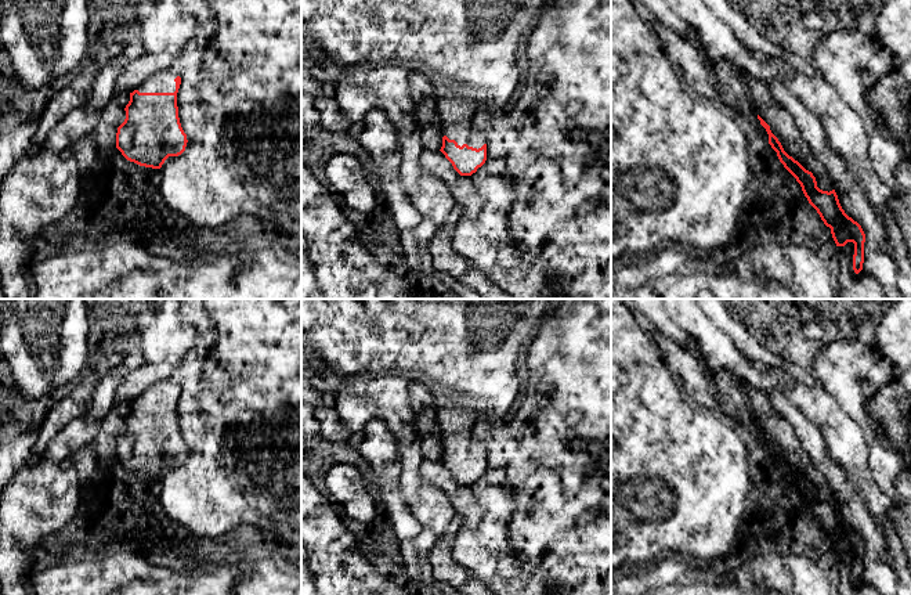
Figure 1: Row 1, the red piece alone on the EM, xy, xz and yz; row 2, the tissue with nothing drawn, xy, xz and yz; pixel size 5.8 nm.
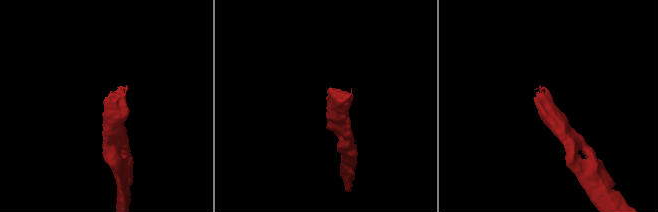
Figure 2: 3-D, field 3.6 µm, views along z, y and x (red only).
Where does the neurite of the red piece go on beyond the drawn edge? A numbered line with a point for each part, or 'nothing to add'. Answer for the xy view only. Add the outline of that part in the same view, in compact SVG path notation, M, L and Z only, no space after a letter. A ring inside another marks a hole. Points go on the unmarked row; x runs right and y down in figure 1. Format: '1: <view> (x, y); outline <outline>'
1: xy (162, 392); outline M165 379L153 383L144 393L138 396L140 403L174 403L178 385L173 379Z

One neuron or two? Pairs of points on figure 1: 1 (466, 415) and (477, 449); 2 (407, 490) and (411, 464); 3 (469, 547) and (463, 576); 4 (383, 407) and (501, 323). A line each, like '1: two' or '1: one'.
1: one
2: one
3: two
4: two

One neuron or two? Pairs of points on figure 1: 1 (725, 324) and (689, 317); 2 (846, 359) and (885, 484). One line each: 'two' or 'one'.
1: two
2: one

